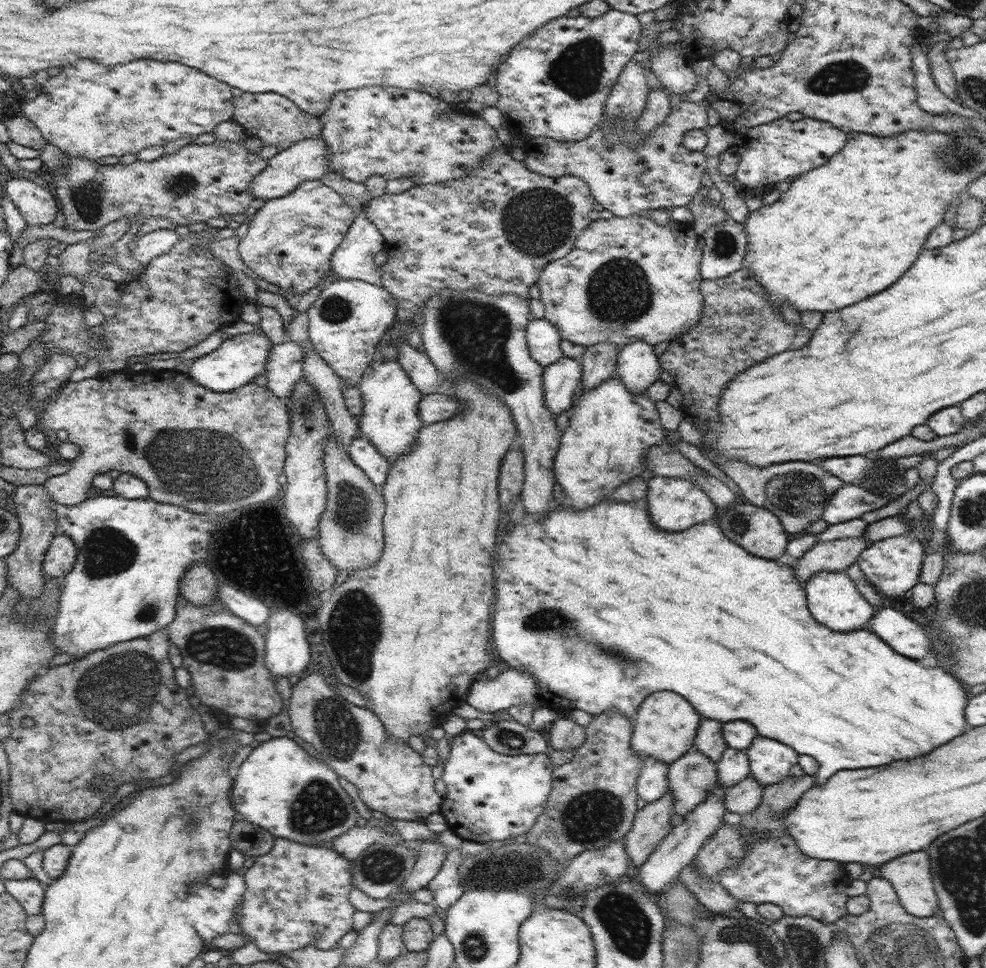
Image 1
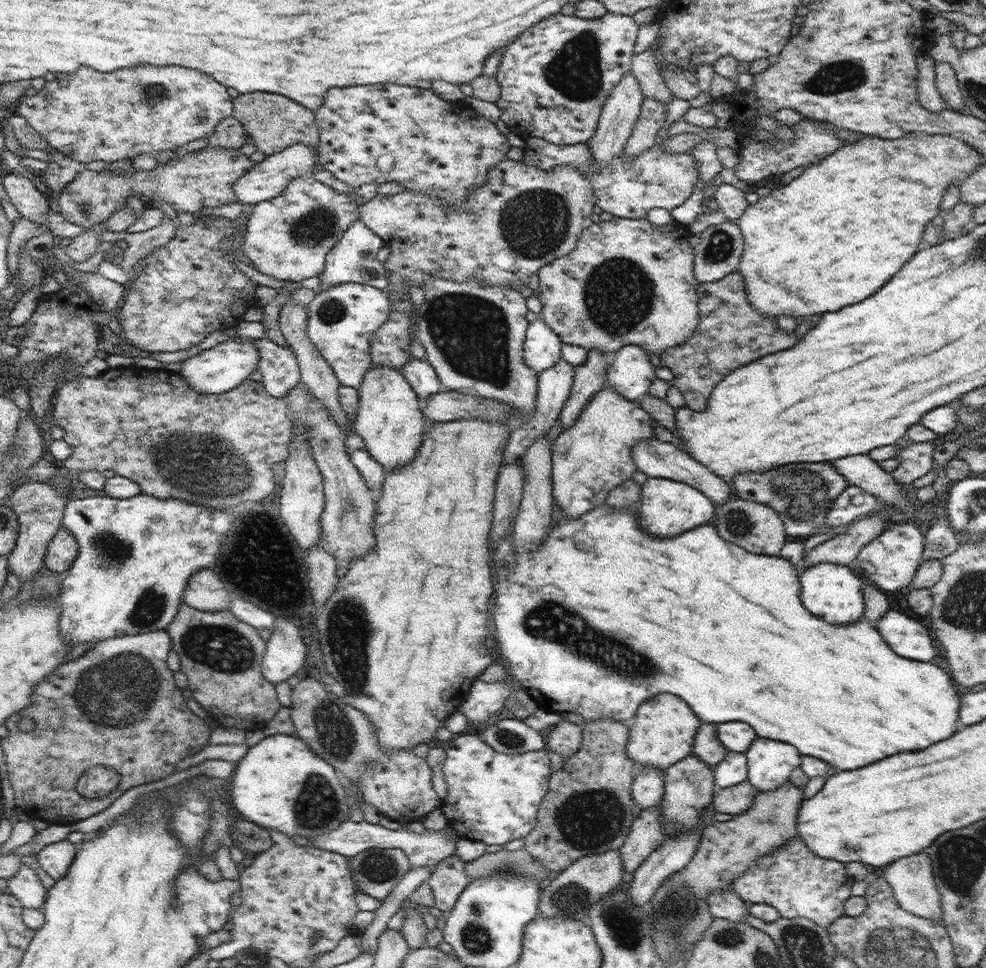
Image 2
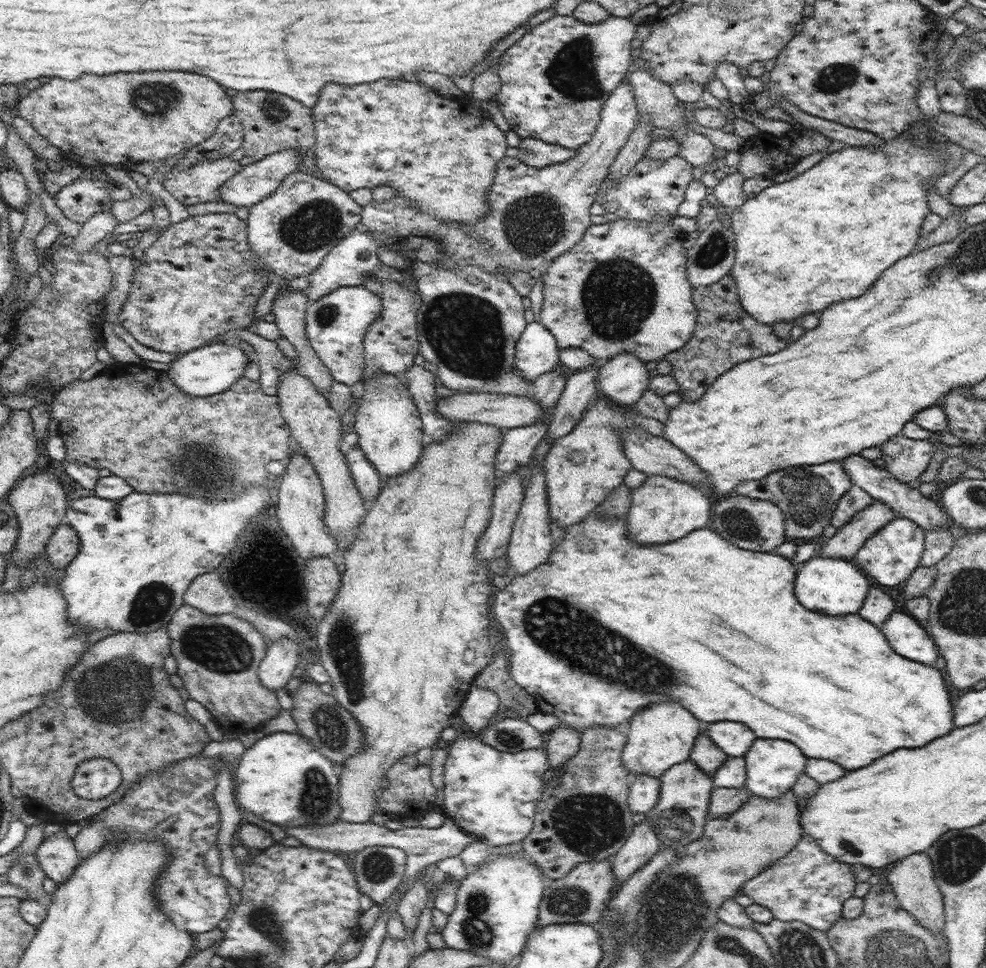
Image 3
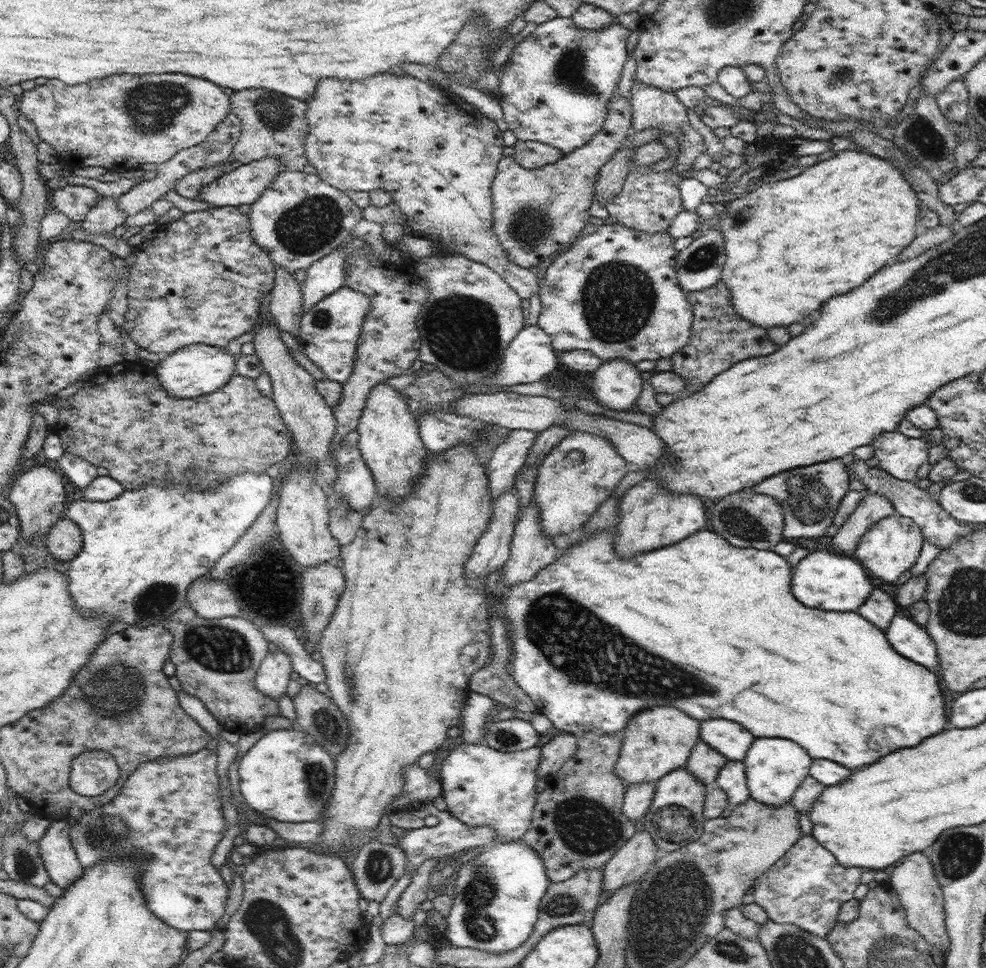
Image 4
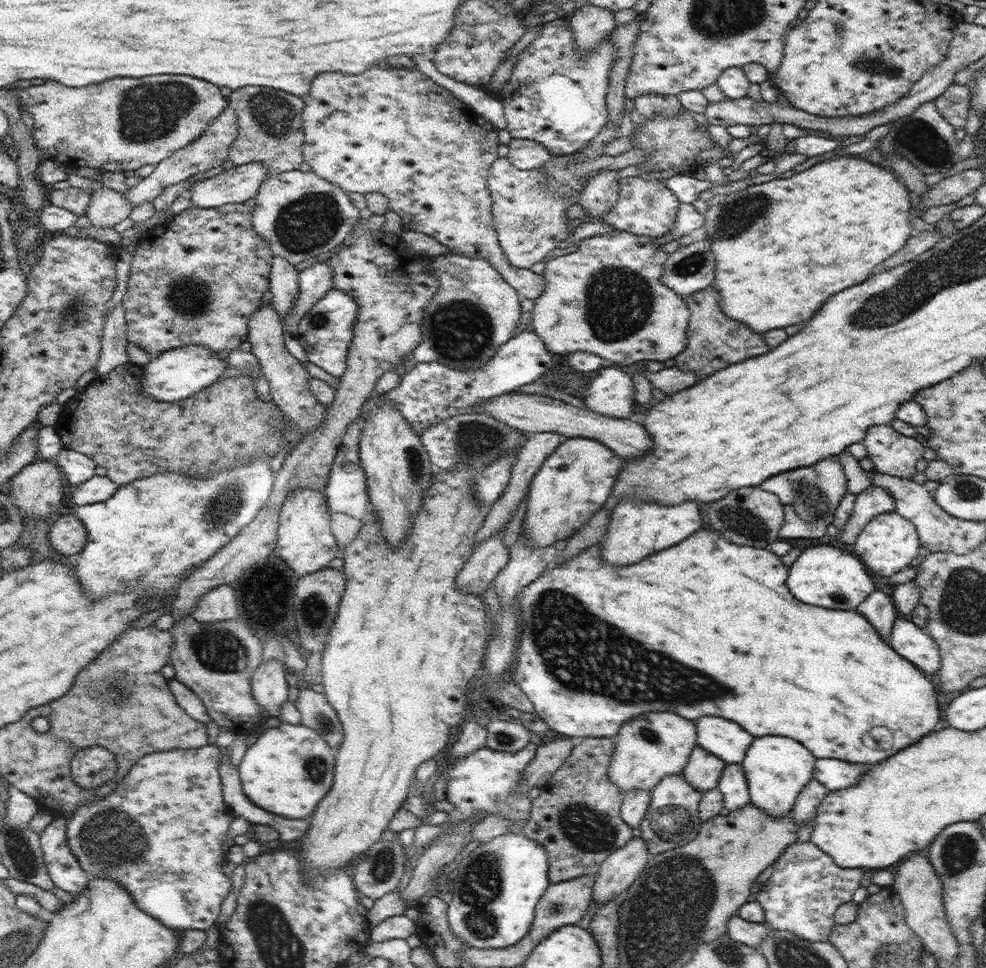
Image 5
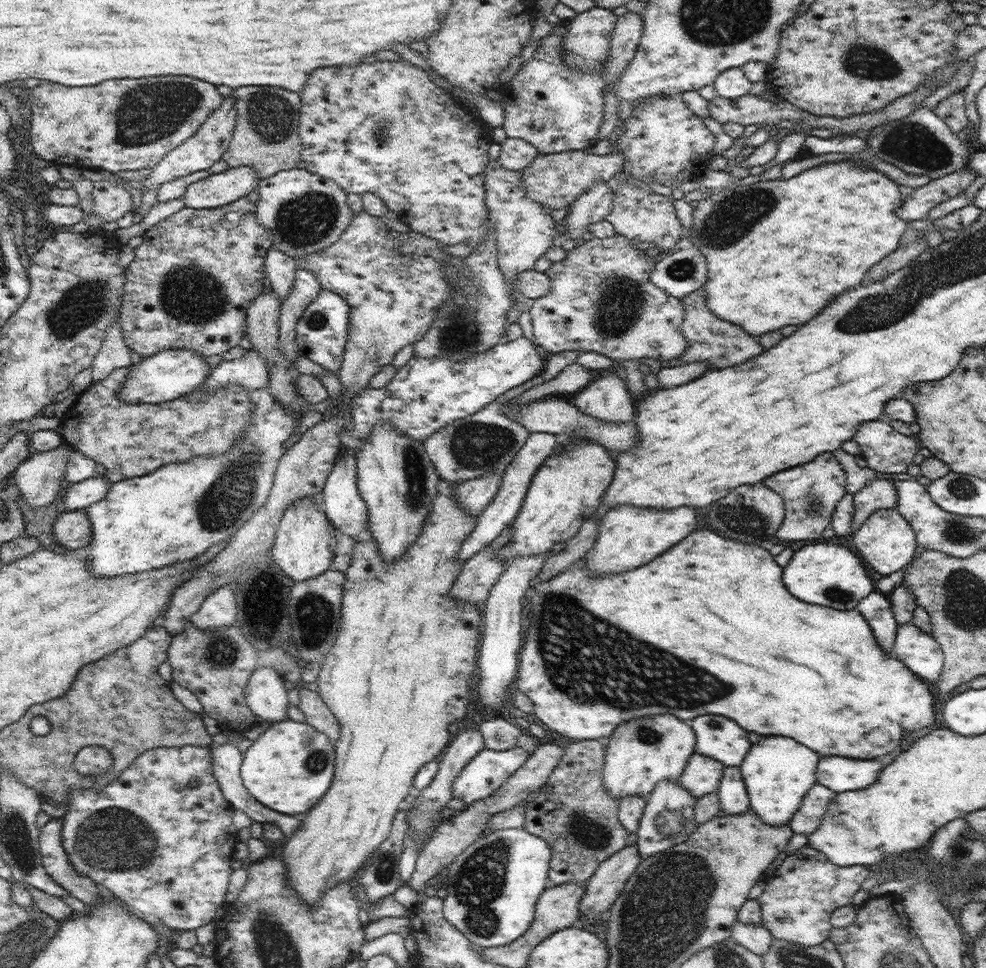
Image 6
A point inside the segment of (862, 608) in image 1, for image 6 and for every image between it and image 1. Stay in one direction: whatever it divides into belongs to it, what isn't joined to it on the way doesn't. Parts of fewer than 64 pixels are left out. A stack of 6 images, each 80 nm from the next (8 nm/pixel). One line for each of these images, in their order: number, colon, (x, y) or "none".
2: (833, 592)
3: (830, 586)
4: (830, 581)
5: (825, 576)
6: (830, 575)

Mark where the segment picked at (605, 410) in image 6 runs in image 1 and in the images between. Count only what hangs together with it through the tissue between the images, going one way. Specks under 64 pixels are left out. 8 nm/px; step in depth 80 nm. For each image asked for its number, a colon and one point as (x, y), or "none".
1: (637, 366)
2: (630, 372)
3: (623, 379)
4: (617, 384)
5: (611, 392)

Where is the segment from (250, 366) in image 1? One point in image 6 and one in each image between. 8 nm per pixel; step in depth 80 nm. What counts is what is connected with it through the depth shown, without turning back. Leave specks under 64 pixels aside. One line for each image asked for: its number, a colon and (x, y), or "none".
2: (217, 370)
3: (211, 369)
4: (197, 369)
5: (178, 373)
6: (165, 376)

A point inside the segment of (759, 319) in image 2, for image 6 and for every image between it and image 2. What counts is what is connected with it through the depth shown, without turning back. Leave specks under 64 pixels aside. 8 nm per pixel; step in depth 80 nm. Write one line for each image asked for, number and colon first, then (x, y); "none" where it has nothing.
3: (725, 335)
4: (720, 338)
5: (714, 340)
6: (721, 344)

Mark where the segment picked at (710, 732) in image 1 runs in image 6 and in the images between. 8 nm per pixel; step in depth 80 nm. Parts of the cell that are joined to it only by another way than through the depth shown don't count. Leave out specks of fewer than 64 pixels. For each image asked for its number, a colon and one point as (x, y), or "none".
2: (707, 746)
3: (707, 756)
4: (705, 762)
5: (703, 770)
6: (702, 775)

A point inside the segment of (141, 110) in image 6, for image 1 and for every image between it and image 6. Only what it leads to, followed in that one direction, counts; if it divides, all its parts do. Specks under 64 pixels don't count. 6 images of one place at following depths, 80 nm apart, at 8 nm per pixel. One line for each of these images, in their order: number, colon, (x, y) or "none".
1: (90, 111)
2: (88, 115)
3: (126, 118)
4: (120, 122)
5: (124, 124)

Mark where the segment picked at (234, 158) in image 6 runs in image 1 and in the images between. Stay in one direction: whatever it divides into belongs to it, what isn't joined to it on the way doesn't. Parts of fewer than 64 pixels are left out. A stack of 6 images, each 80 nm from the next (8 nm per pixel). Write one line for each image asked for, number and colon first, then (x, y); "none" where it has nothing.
1: (277, 121)
2: (272, 122)
3: (271, 122)
4: (272, 124)
5: (270, 131)

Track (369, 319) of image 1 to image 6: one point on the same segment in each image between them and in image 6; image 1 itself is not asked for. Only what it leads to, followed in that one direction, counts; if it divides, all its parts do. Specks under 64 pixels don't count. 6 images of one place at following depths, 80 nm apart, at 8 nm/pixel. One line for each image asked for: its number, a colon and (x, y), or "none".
2: (342, 319)
3: (336, 324)
4: (329, 331)
5: (325, 332)
6: (322, 332)

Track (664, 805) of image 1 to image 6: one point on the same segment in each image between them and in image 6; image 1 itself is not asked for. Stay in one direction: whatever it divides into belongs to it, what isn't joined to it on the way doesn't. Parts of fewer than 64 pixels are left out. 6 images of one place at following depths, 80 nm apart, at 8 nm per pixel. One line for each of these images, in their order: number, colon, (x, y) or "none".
2: (646, 834)
3: (643, 842)
4: (633, 859)
5: (625, 865)
6: (610, 877)

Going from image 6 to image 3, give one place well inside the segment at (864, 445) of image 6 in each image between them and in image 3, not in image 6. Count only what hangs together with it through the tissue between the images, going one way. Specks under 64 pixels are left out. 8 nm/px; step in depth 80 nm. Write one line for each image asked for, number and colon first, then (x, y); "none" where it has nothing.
3: (906, 458)
4: (900, 455)
5: (891, 452)

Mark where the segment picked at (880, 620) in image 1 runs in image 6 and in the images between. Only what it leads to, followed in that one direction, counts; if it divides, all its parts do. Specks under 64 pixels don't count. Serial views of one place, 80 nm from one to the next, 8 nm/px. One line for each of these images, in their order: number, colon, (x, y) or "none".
2: (909, 638)
3: (905, 634)
4: (908, 638)
5: (910, 641)
6: (918, 650)

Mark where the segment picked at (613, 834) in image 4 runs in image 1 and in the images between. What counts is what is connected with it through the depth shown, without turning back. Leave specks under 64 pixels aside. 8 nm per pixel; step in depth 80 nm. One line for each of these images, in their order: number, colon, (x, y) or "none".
1: (593, 797)
2: (587, 810)
3: (583, 815)

